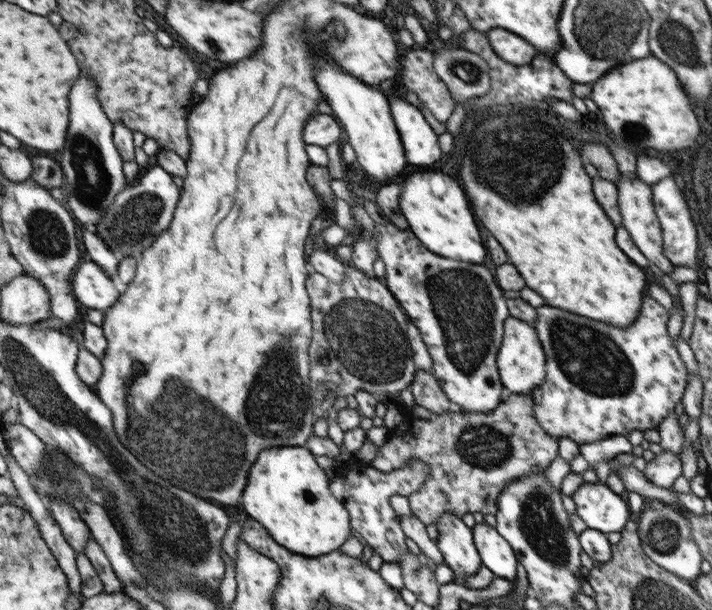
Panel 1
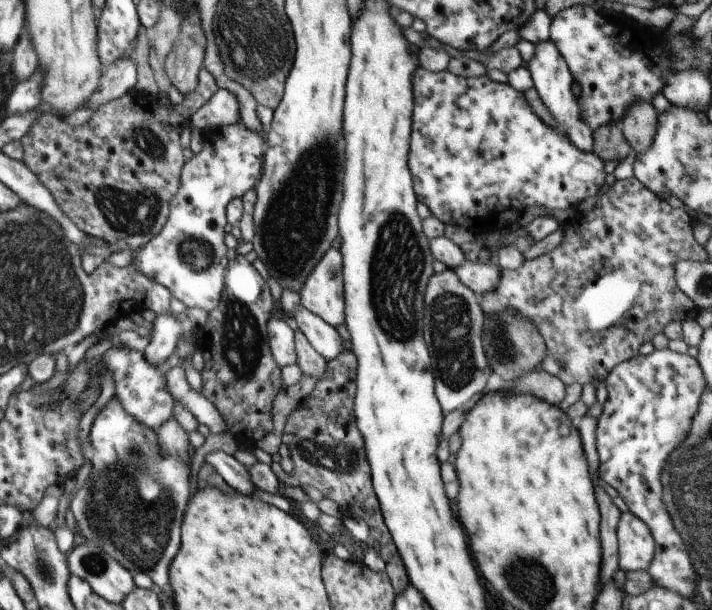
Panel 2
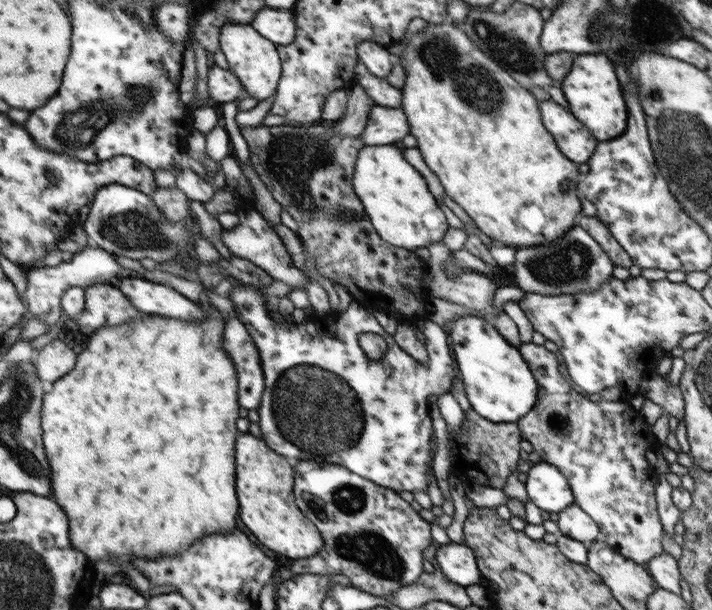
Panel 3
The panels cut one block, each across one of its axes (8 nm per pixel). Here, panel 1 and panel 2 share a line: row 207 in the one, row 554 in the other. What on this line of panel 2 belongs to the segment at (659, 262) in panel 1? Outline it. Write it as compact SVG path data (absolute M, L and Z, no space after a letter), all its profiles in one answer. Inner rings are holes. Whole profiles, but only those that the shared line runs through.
M622 513L616 528L619 546L619 568L646 572L655 555L655 540L645 522L635 514Z

